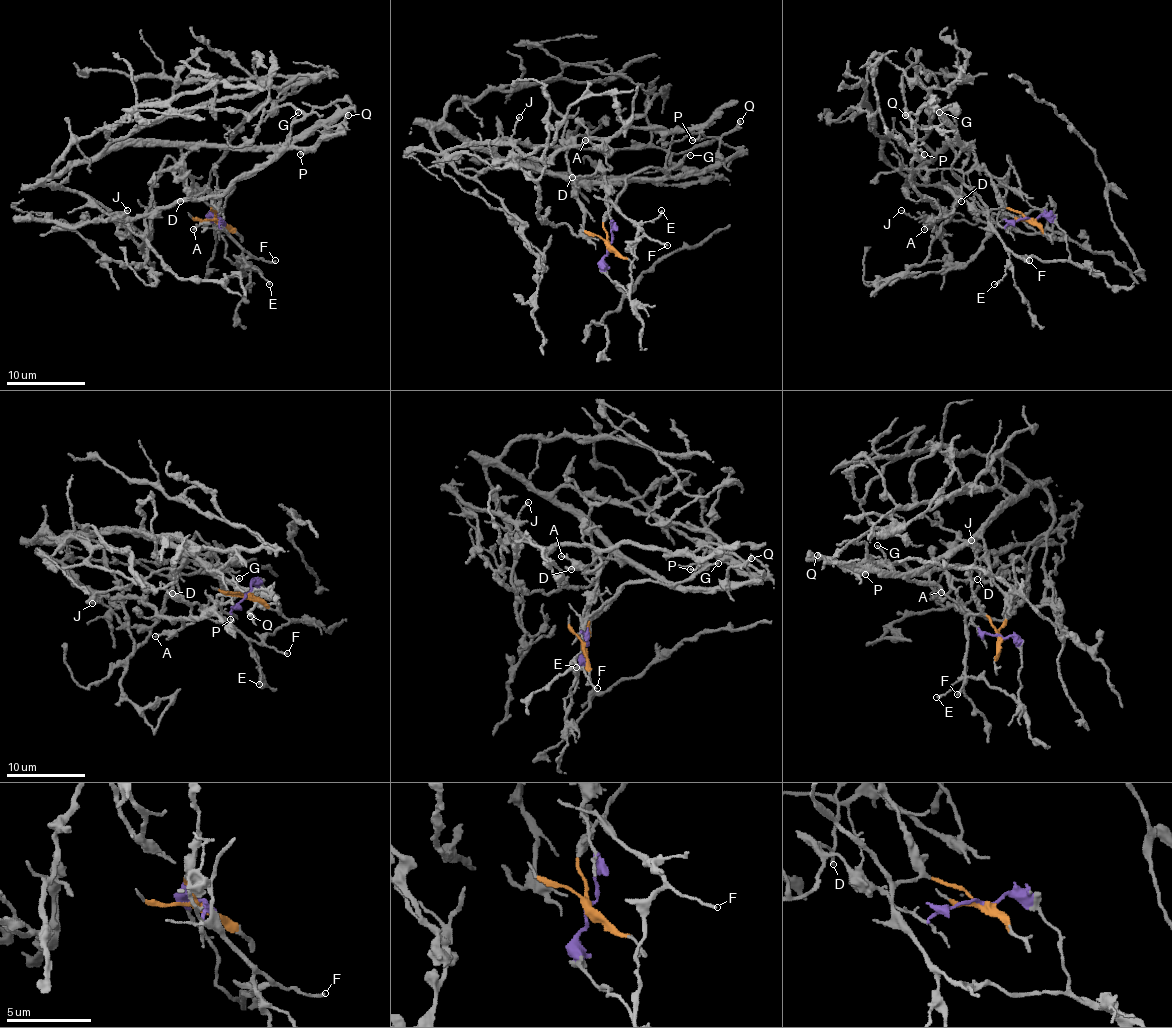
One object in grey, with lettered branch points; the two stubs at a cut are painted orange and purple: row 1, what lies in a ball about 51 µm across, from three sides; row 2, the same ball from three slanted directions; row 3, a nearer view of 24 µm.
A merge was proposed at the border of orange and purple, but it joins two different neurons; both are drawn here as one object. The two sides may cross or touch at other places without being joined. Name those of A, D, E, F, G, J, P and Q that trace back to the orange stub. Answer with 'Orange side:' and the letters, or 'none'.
Orange side: E, F, G, Q

